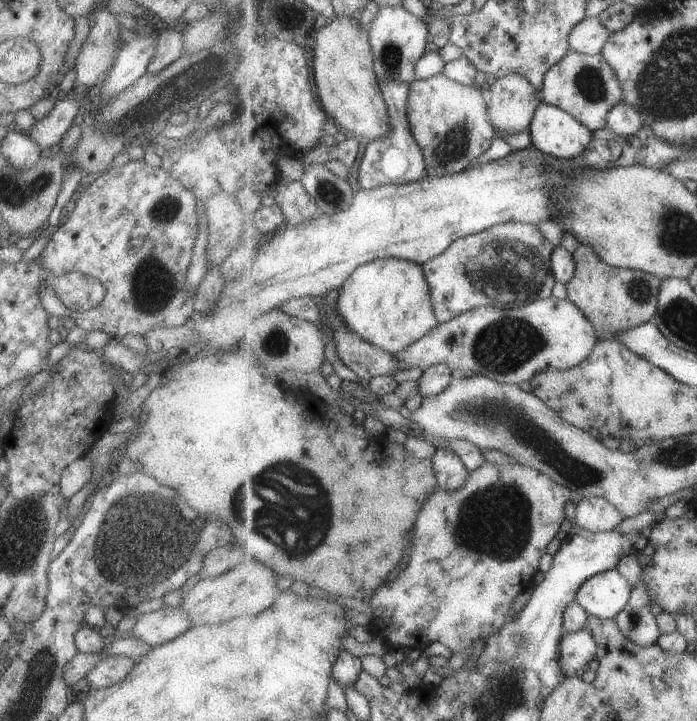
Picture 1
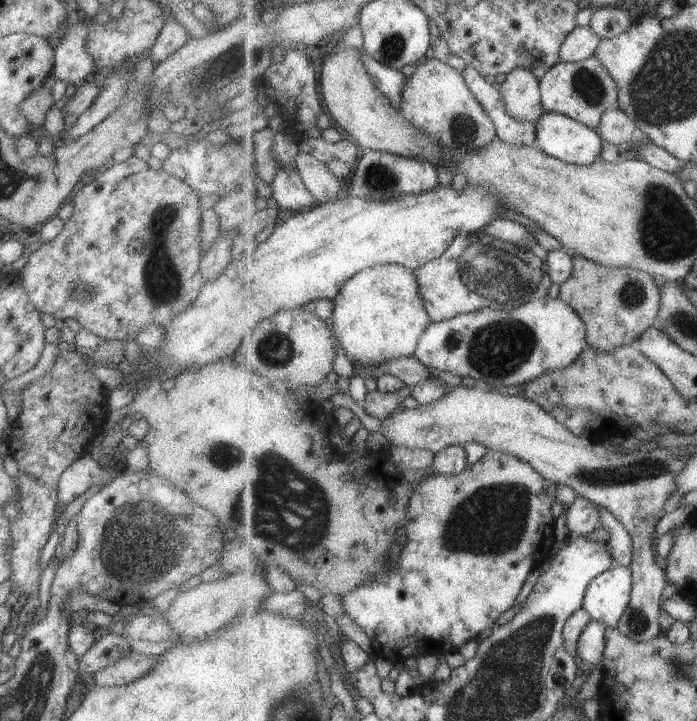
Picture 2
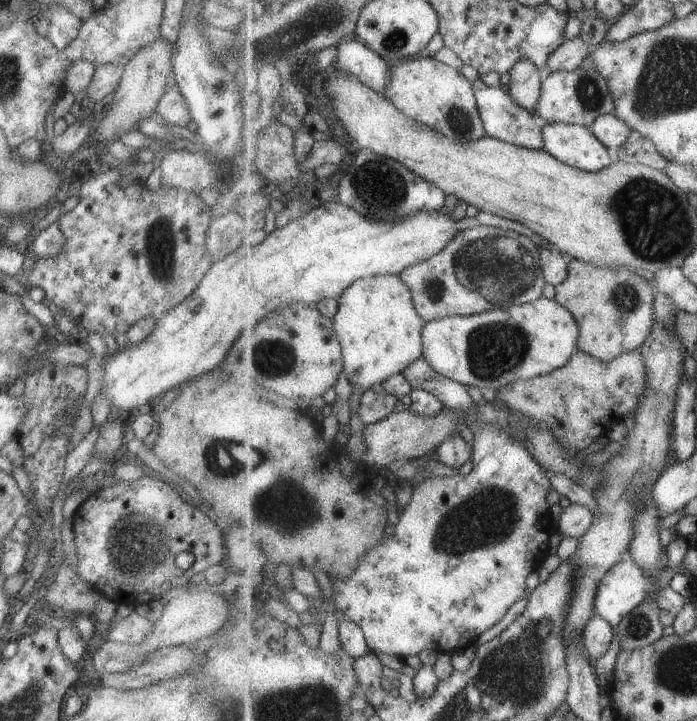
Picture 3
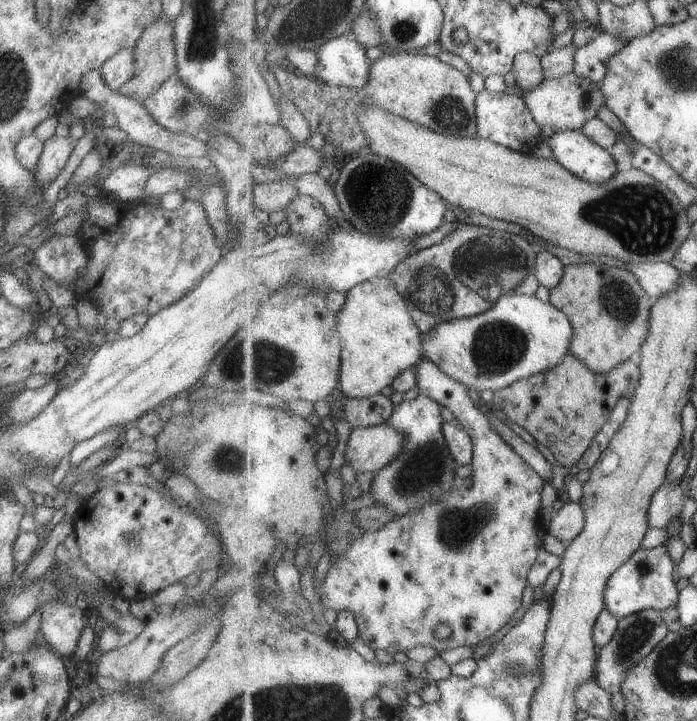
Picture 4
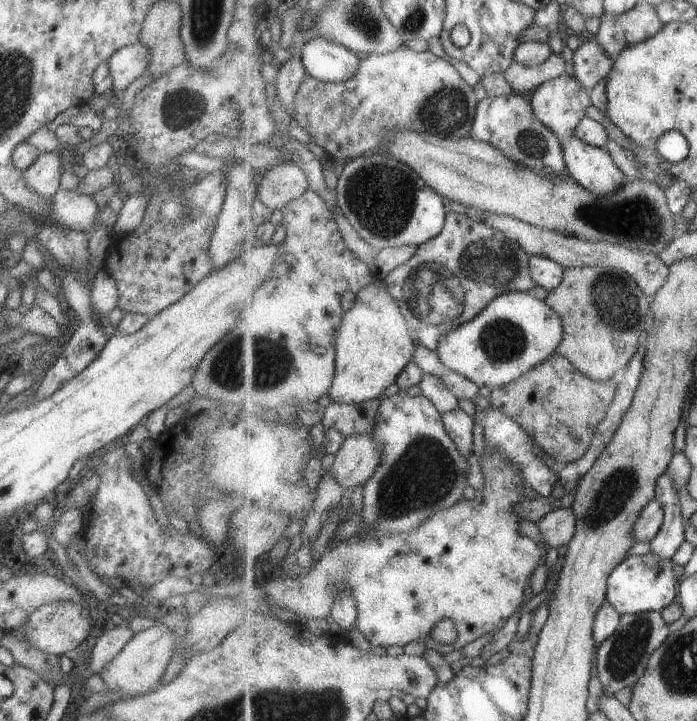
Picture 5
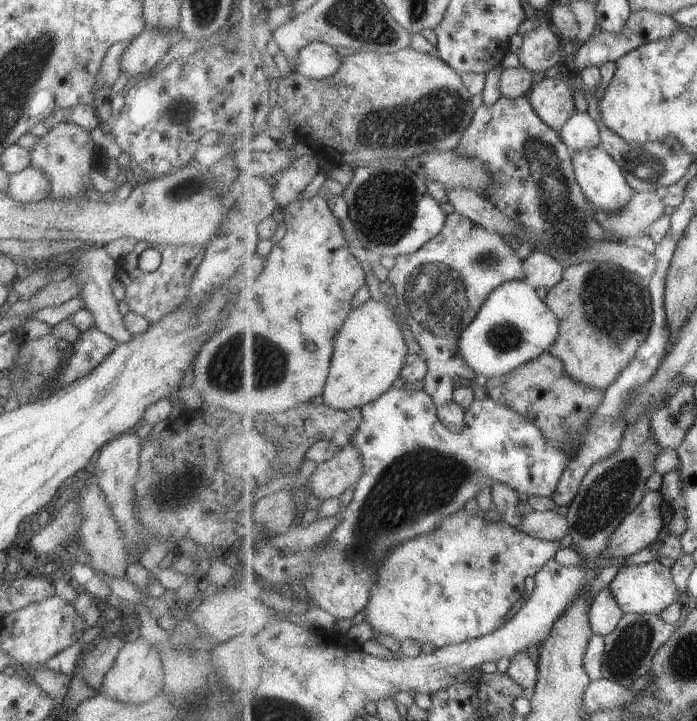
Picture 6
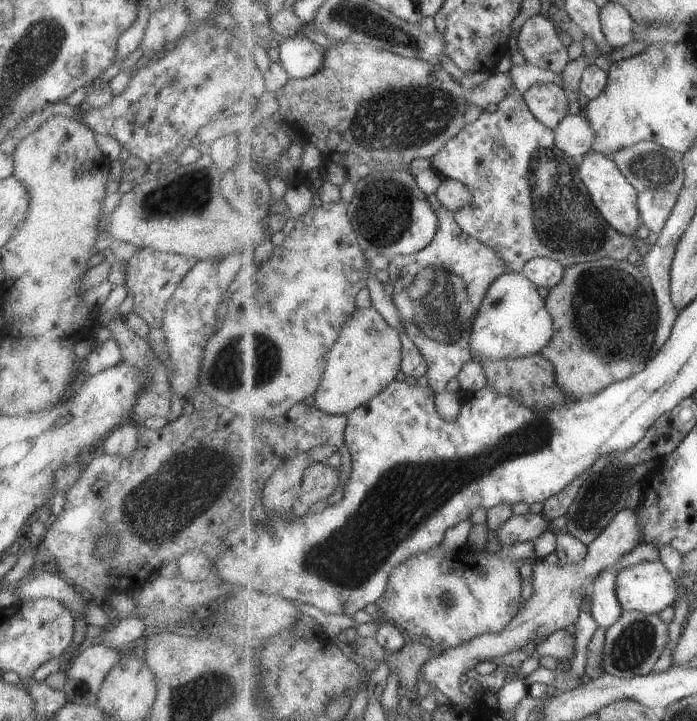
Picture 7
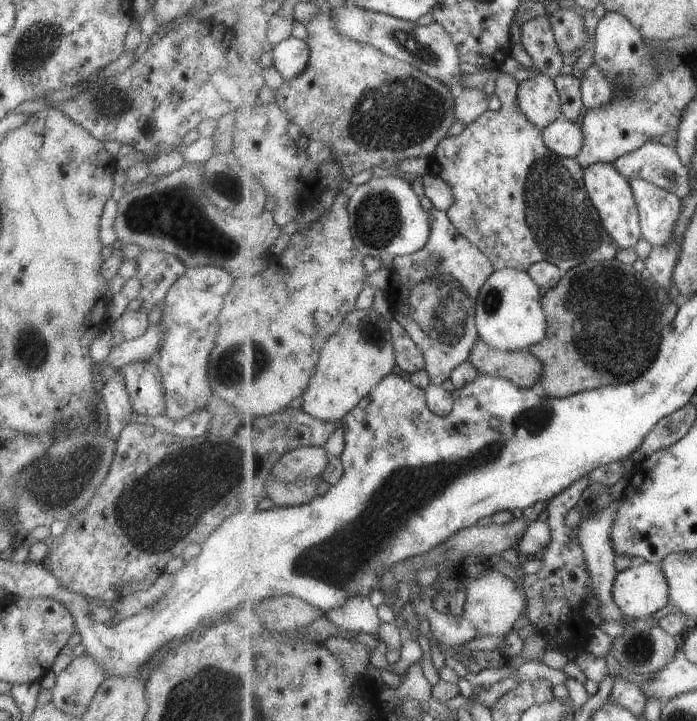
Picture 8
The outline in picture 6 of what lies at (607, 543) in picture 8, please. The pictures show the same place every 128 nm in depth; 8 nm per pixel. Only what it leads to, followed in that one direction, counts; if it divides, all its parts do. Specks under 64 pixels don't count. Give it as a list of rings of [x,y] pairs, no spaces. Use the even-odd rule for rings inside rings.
[[[607,587],[599,591],[591,607],[590,623],[594,634],[604,637],[611,634],[619,626],[623,615],[624,612],[619,608],[611,589]]]

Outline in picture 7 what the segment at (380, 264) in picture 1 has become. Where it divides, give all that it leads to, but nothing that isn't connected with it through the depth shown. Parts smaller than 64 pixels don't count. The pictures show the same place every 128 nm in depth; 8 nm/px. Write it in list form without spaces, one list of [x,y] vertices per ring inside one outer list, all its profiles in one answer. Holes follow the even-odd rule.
[[[374,306],[355,310],[331,348],[326,374],[314,394],[314,406],[327,414],[343,415],[379,396],[402,371],[399,333]]]

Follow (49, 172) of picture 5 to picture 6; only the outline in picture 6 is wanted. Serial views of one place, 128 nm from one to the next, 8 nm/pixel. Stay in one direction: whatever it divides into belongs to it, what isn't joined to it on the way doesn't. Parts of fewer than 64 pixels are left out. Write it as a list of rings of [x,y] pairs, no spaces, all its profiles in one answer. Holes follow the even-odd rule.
[[[28,166],[9,175],[4,193],[21,204],[36,203],[49,196],[49,182],[41,170]]]

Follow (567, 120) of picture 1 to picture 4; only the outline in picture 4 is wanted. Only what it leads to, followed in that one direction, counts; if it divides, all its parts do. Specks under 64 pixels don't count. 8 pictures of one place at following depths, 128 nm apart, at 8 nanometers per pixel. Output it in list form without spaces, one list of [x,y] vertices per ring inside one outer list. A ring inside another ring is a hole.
[[[582,130],[548,133],[547,140],[555,159],[583,180],[605,184],[619,172],[614,156]]]

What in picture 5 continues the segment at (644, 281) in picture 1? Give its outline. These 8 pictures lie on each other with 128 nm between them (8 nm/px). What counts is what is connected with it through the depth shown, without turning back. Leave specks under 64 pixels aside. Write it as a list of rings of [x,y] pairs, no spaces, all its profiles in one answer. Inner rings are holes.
[[[585,265],[566,268],[563,282],[551,292],[547,292],[545,301],[563,318],[566,335],[558,348],[558,353],[571,360],[575,368],[585,376],[589,376],[591,380],[605,382],[619,377],[634,358],[640,343],[644,341],[648,330],[654,324],[651,309],[654,300],[643,292],[643,288],[634,277],[617,267]]]

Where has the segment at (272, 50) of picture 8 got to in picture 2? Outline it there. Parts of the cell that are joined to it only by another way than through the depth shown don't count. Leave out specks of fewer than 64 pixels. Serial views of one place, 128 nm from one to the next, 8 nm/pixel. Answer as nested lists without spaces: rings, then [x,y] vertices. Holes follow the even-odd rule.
[[[364,48],[361,49],[361,52],[363,65],[366,66],[367,73],[373,78],[375,85],[390,99],[393,106],[401,110],[402,91],[407,76],[399,69],[393,69],[384,63],[378,62]]]

